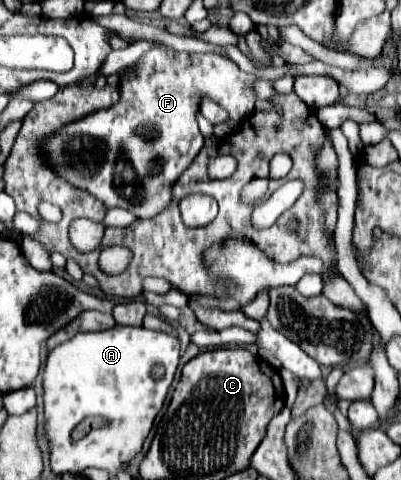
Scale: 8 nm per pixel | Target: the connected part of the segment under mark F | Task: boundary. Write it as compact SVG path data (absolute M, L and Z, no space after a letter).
M152 48L136 64L124 68L120 78L120 102L112 104L108 110L96 110L76 122L68 122L68 126L44 138L40 154L44 154L44 160L52 166L52 170L56 170L56 174L60 174L60 178L66 178L72 186L86 190L106 208L116 206L132 212L136 218L152 218L170 204L172 184L204 146L204 138L196 122L202 98L206 96L218 102L228 112L229 119L240 124L254 112L256 100L252 84L256 80L256 76L244 74L230 58L220 54L172 54L162 48Z

